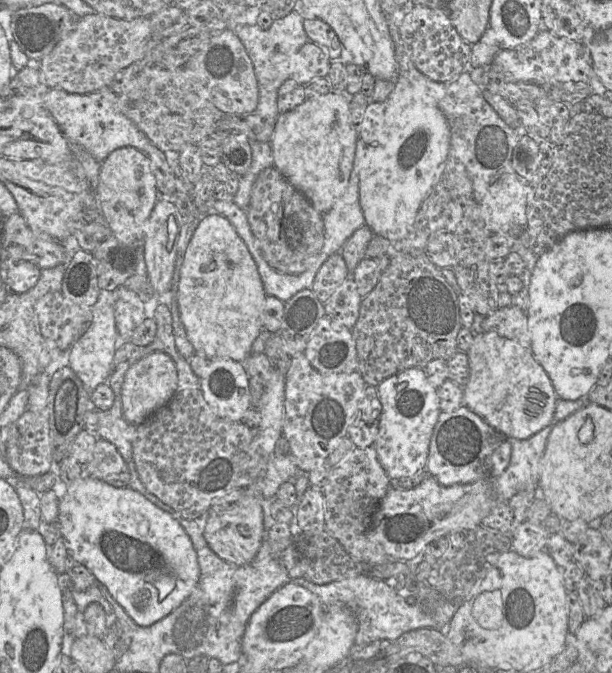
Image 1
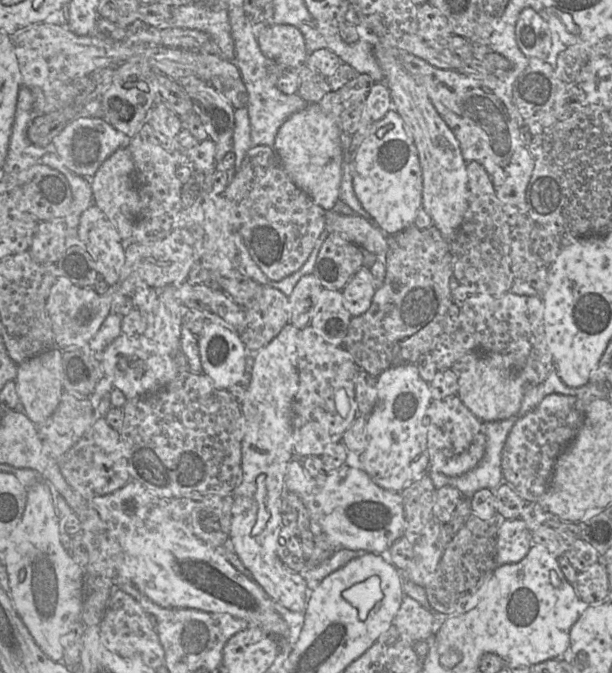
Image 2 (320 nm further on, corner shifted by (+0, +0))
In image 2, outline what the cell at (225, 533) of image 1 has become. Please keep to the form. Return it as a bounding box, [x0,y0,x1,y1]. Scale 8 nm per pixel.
[229,323,307,613]

